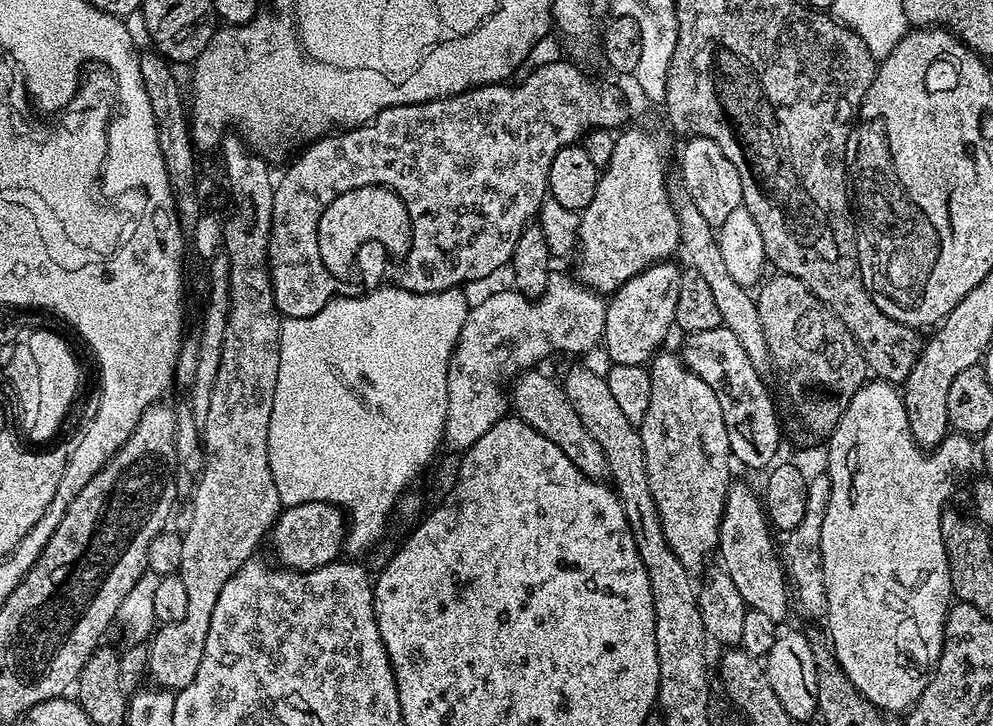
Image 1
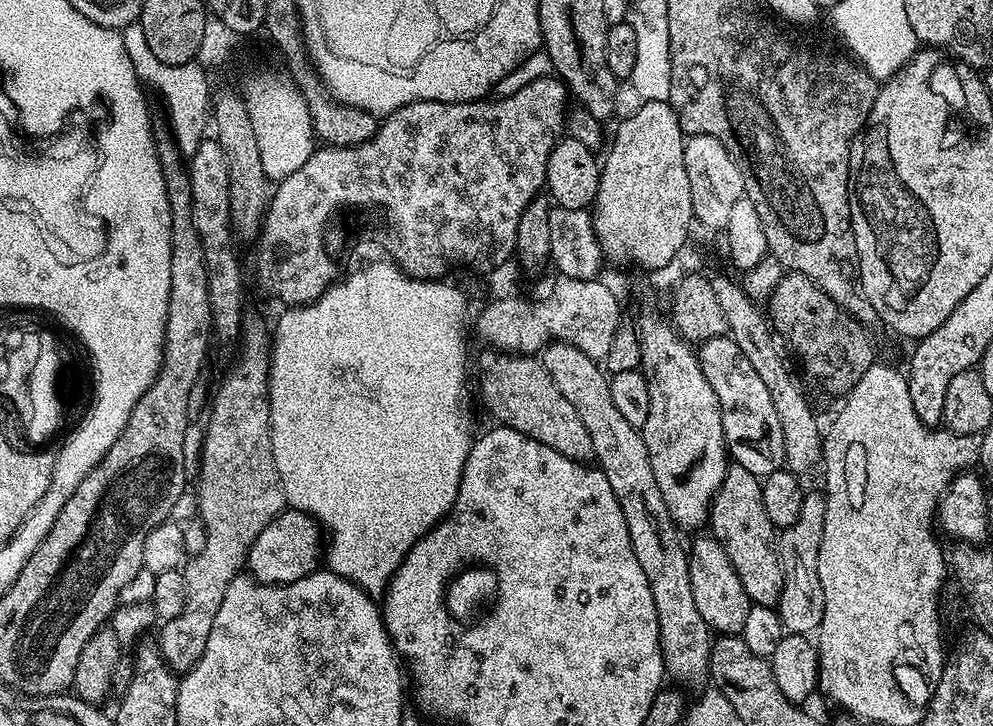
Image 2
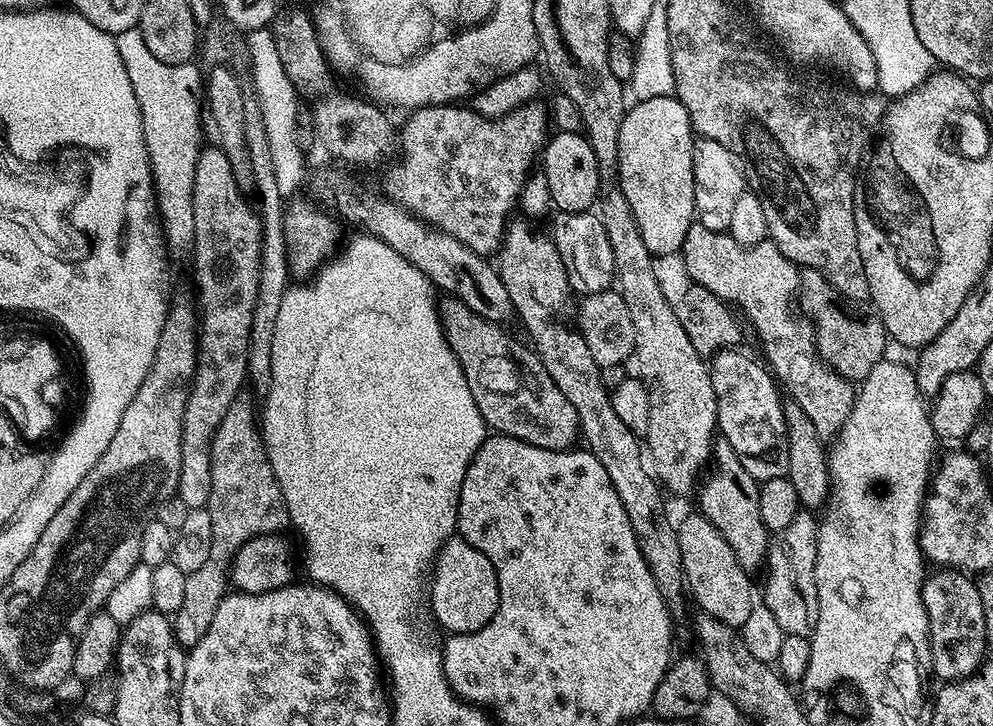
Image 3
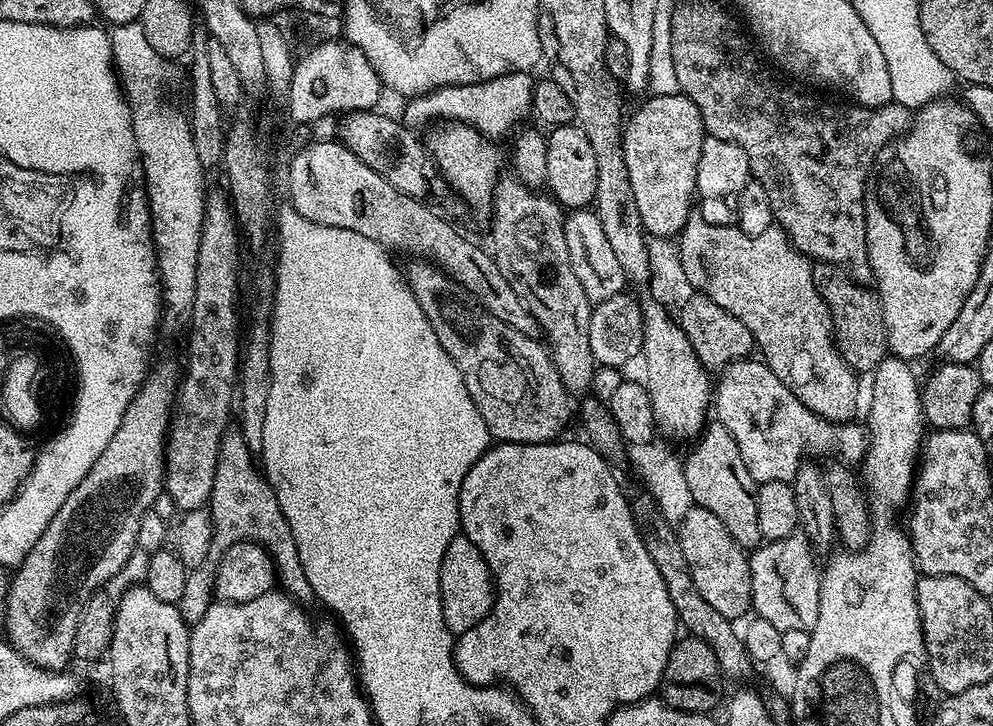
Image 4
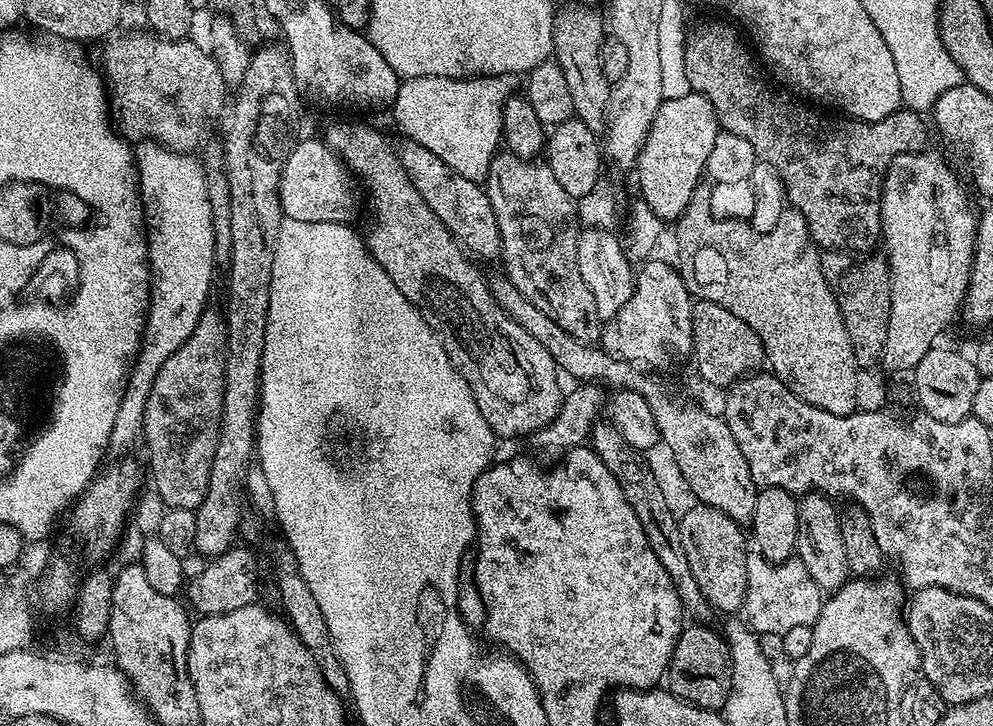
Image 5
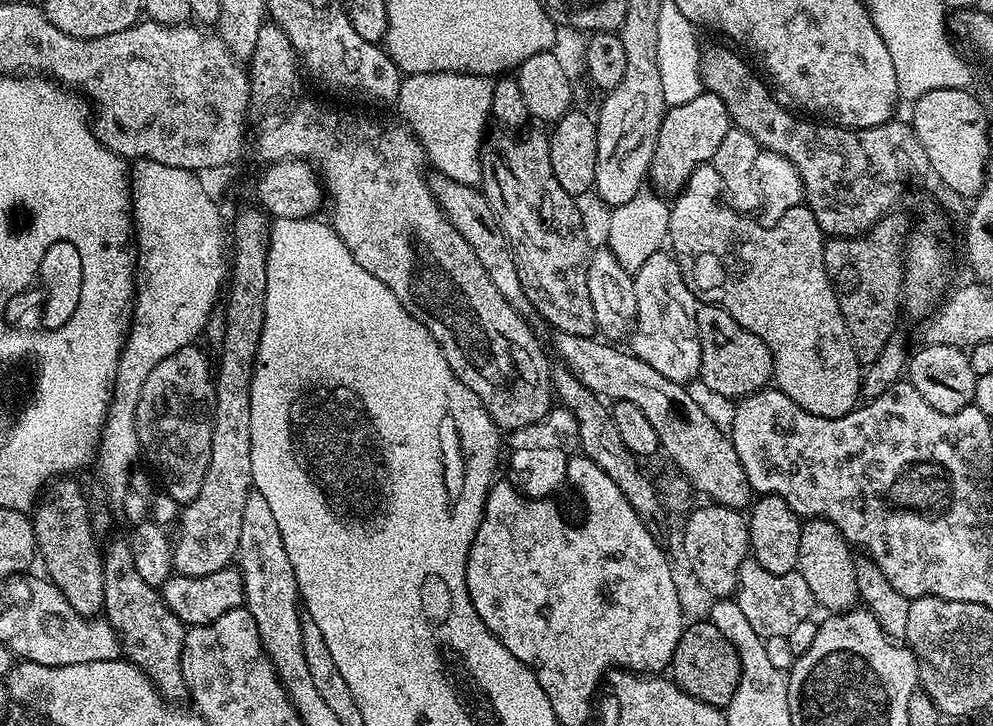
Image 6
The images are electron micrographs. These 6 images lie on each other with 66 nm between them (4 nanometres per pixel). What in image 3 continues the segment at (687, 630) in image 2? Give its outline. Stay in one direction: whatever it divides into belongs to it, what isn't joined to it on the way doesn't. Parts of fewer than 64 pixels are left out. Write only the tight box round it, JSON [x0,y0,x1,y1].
[498,219,686,610]

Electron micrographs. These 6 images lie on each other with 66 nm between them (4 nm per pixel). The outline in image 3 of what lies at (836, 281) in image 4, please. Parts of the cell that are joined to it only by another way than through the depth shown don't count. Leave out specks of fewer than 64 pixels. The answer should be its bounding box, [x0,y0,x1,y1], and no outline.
[798,268,886,382]

